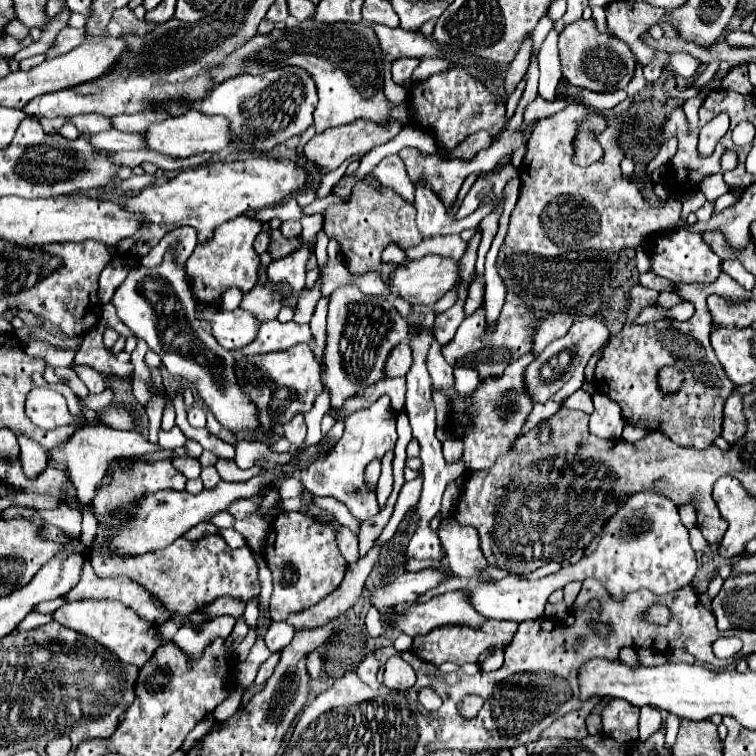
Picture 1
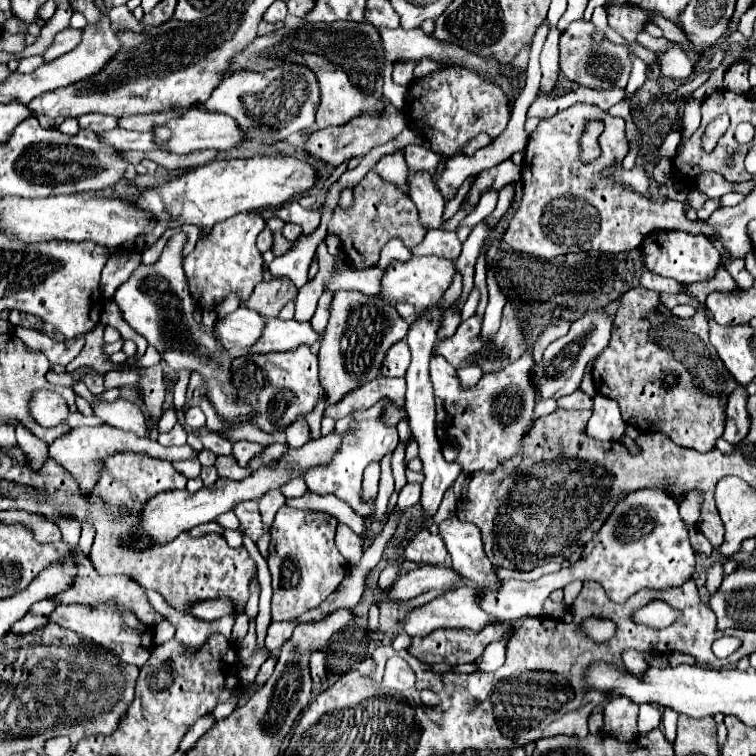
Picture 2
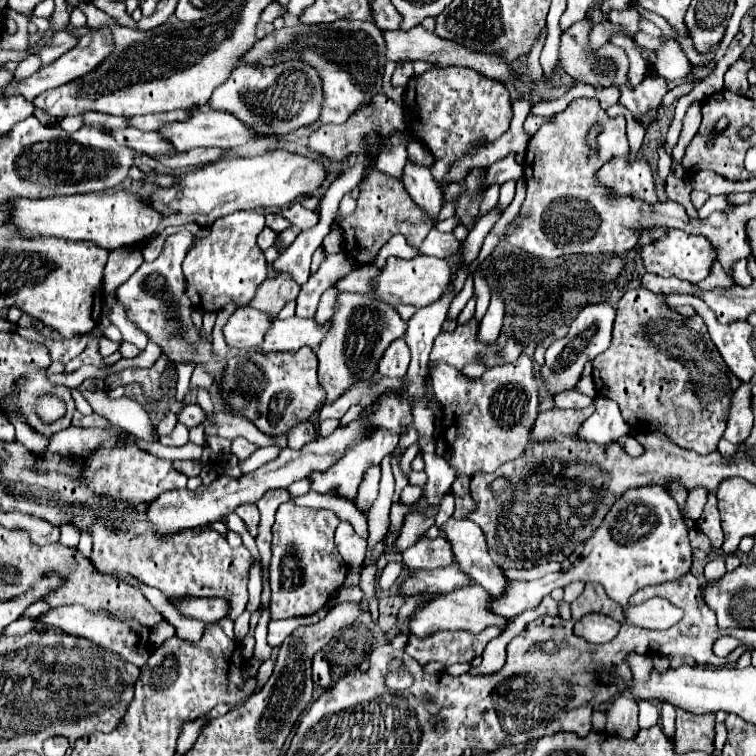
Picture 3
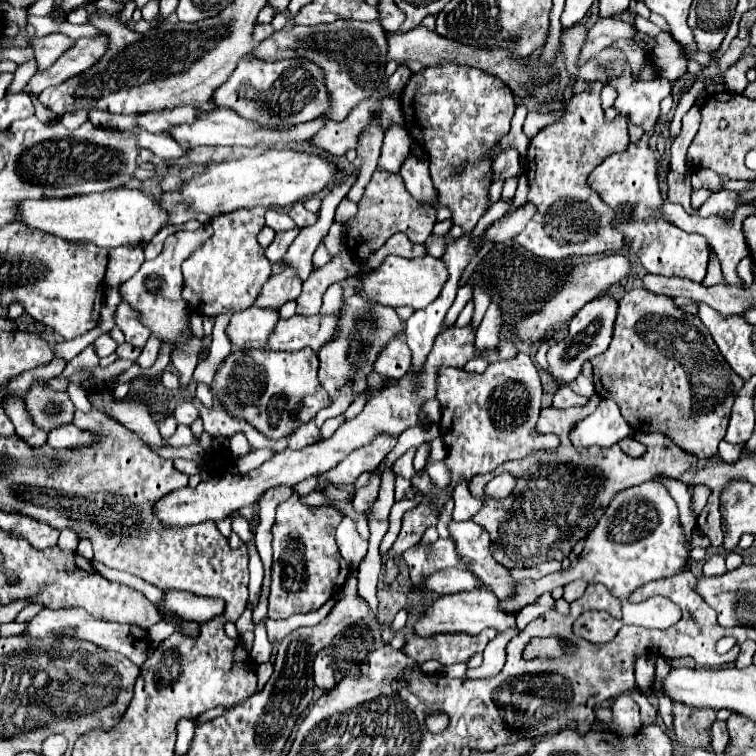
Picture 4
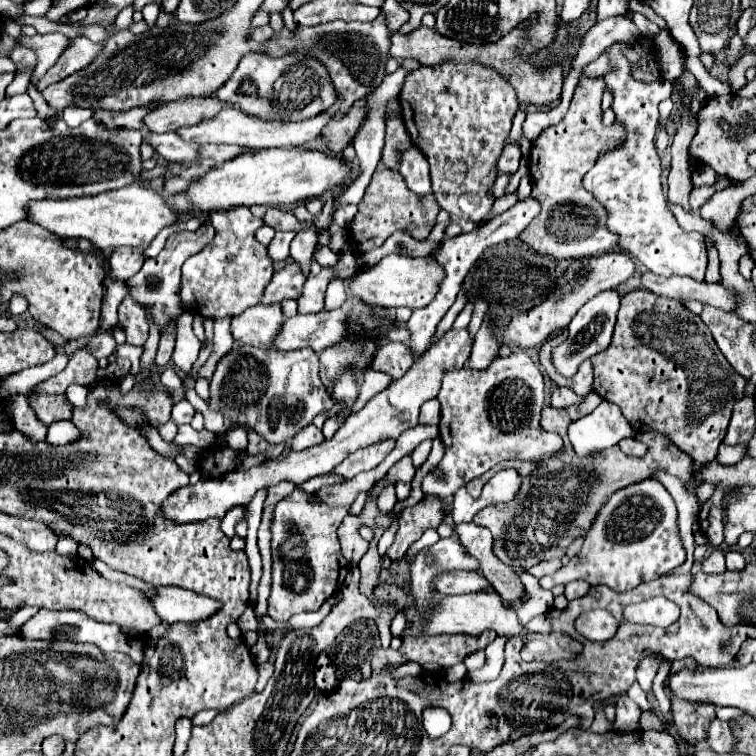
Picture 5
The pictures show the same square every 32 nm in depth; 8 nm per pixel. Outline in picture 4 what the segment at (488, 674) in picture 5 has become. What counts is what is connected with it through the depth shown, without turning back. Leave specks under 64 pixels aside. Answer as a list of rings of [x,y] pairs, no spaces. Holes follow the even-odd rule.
[[[504,632],[504,634],[498,634],[492,642],[488,642],[488,646],[484,648],[482,666],[476,670],[468,670],[466,676],[470,676],[470,678],[492,678],[492,676],[496,676],[504,666],[504,660],[506,660],[504,650],[506,650],[506,644],[512,636],[516,636],[516,632]]]

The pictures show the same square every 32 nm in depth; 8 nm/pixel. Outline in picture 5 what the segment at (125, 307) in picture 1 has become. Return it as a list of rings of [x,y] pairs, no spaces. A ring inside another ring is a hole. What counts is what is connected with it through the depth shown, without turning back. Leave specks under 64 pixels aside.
[[[204,222],[196,232],[172,234],[168,238],[164,250],[156,258],[146,258],[140,272],[130,278],[130,282],[128,282],[132,286],[130,296],[142,306],[152,306],[152,314],[154,314],[154,320],[156,320],[158,328],[162,328],[170,318],[178,320],[178,316],[184,312],[184,308],[180,308],[180,296],[178,296],[180,268],[190,256],[200,252],[214,236],[216,236],[216,232],[212,232],[212,224],[208,224],[208,222]]]

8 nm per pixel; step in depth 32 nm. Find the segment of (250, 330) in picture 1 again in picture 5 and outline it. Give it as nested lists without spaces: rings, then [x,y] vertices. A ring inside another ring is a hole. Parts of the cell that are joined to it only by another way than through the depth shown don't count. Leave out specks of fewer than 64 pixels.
[[[256,304],[232,318],[232,336],[238,344],[252,344],[266,350],[274,346],[282,324],[284,312],[280,304]]]

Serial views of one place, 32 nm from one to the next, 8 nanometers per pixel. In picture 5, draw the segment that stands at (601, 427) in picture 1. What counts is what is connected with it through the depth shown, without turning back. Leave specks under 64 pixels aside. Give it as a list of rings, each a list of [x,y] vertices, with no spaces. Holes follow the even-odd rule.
[[[602,400],[592,414],[574,420],[568,426],[568,436],[576,454],[586,458],[618,444],[622,438],[634,436],[634,430],[616,404]]]

